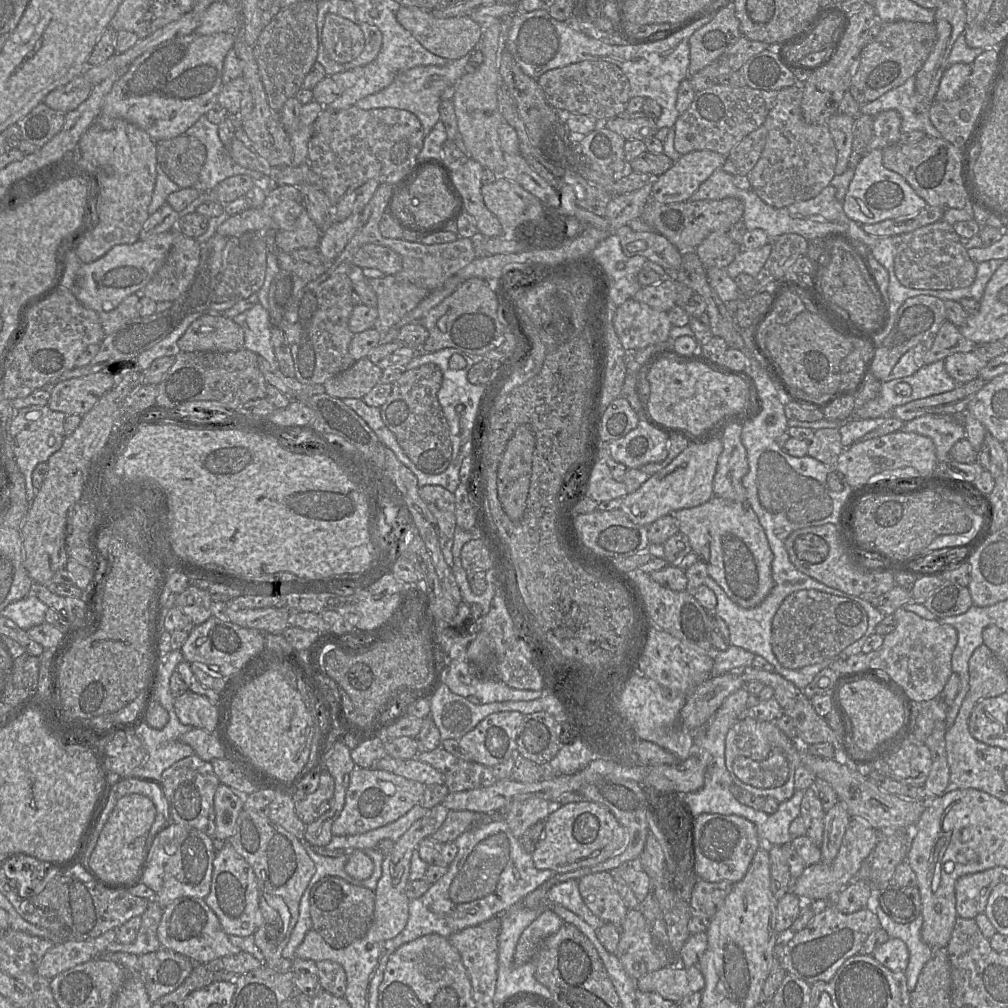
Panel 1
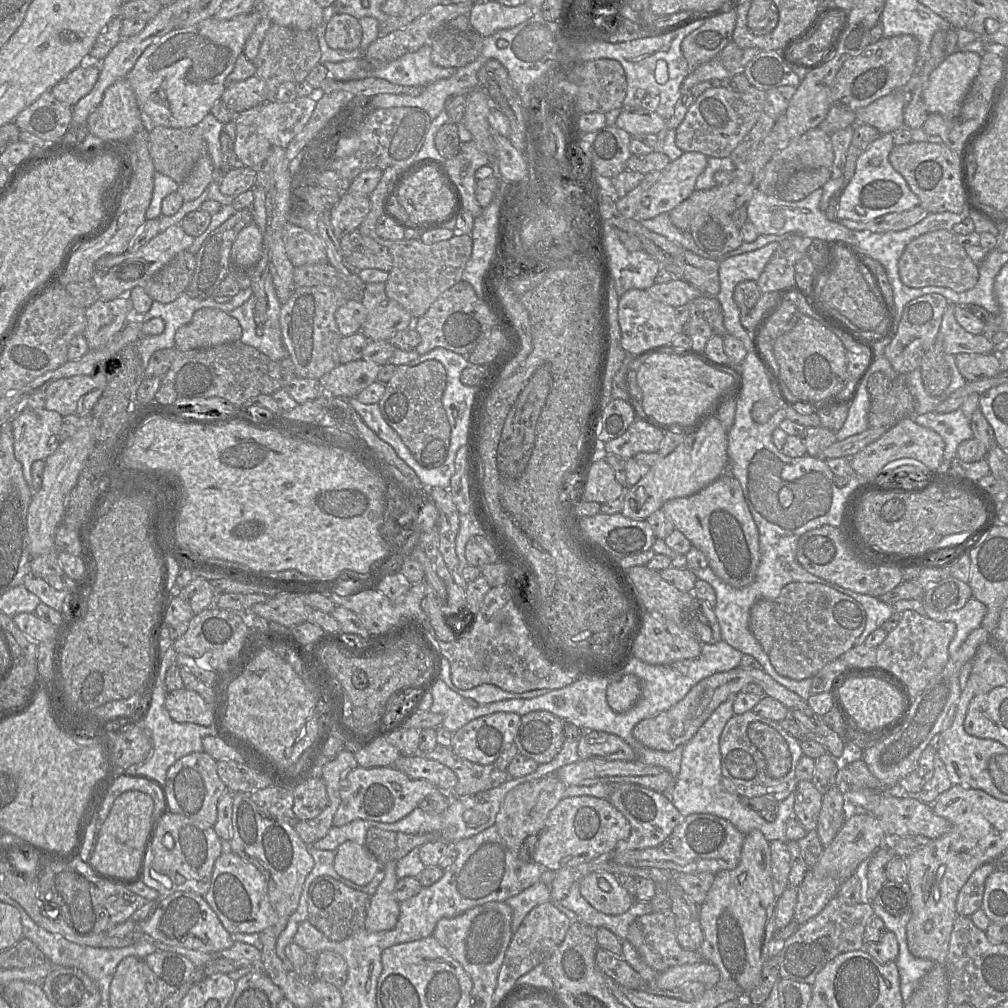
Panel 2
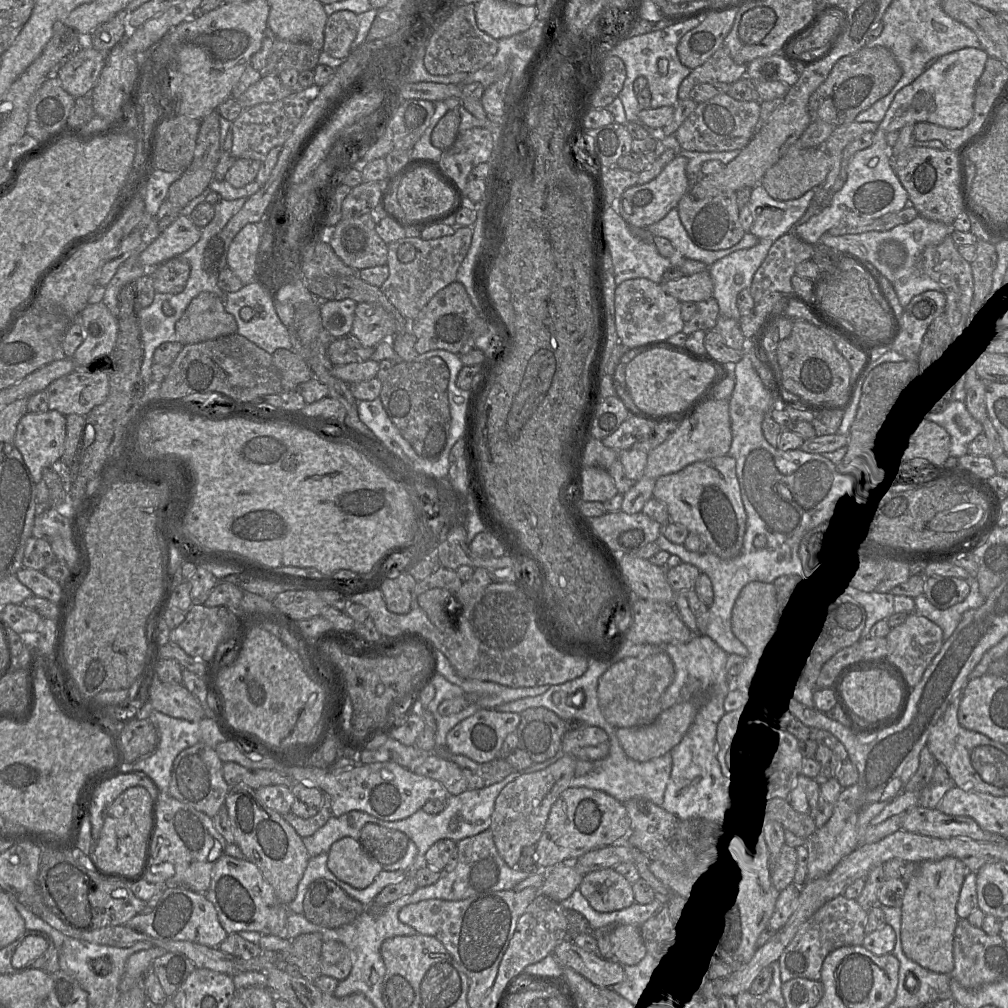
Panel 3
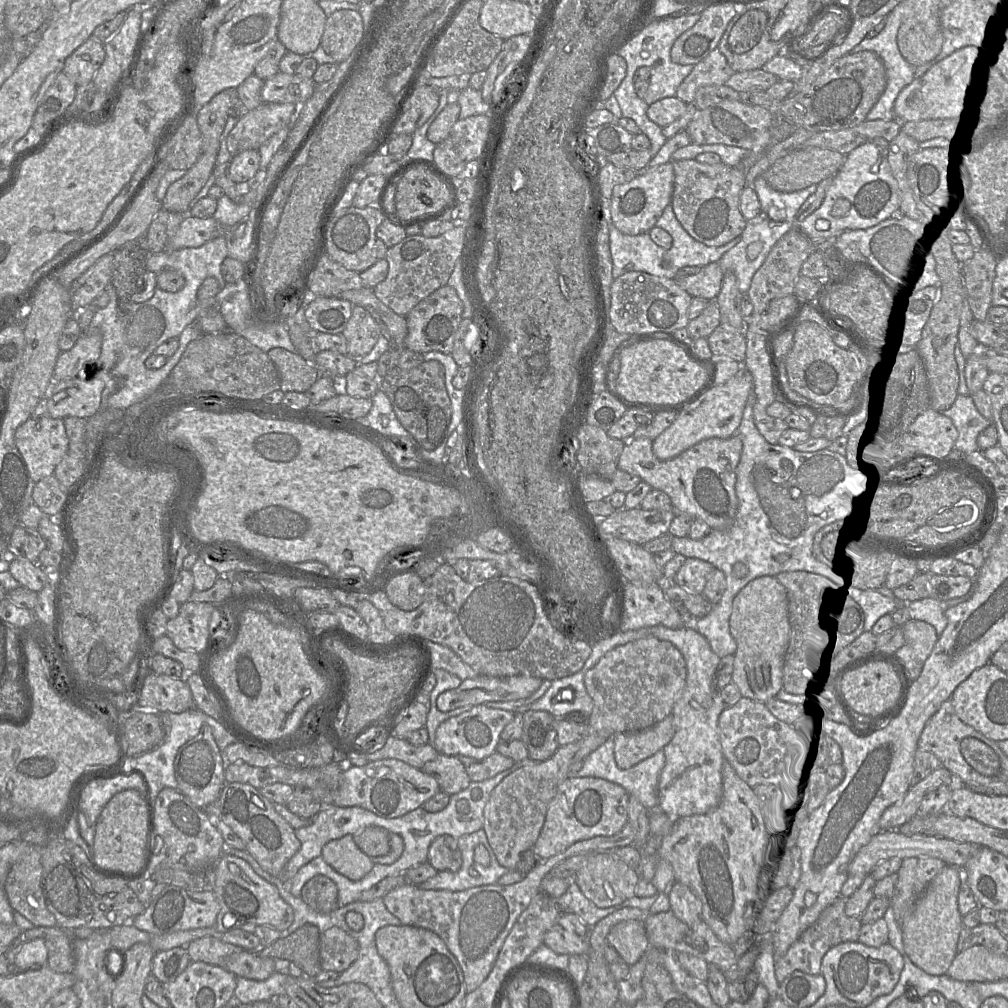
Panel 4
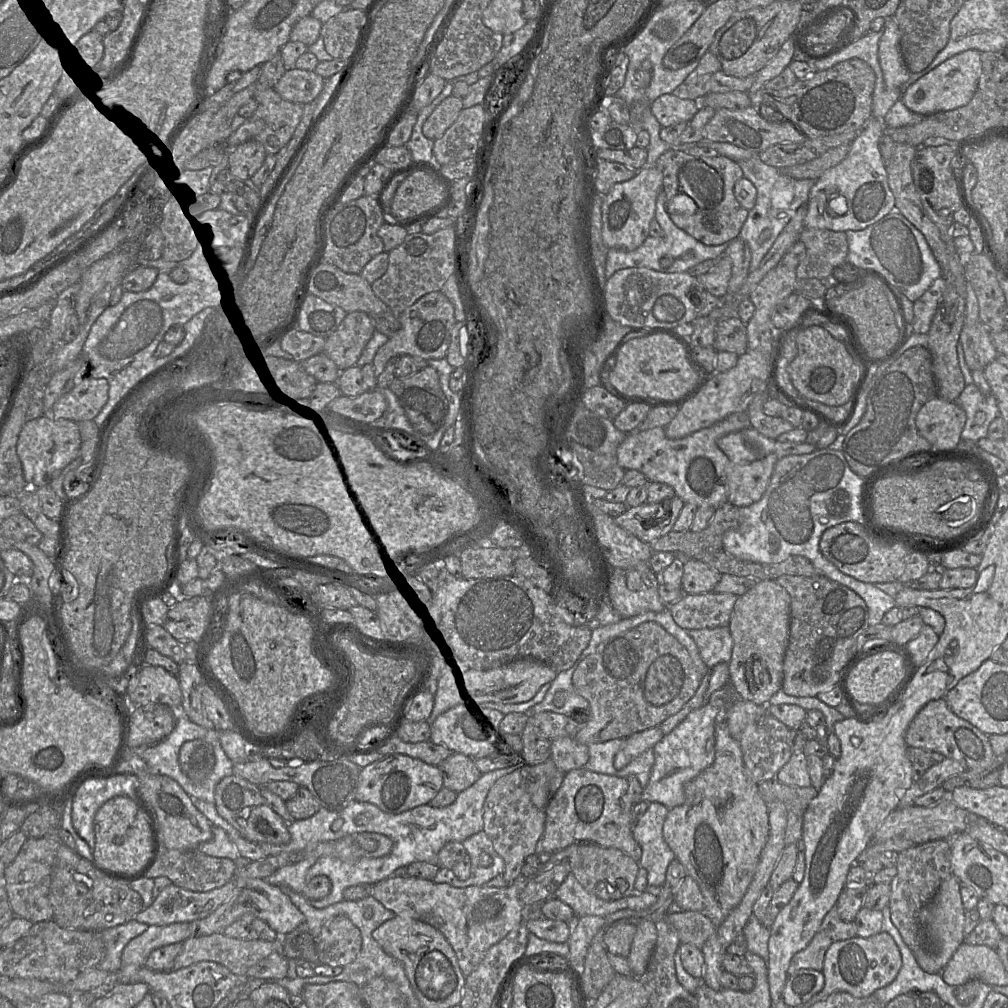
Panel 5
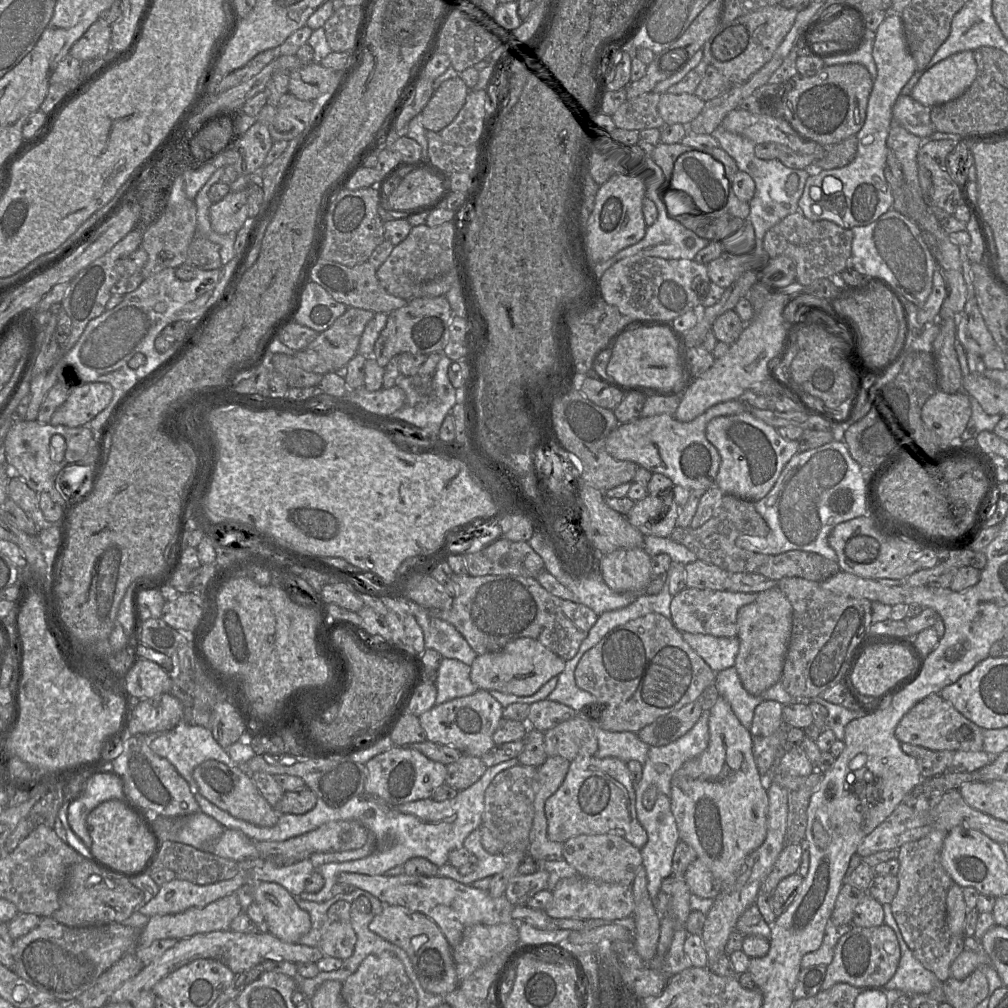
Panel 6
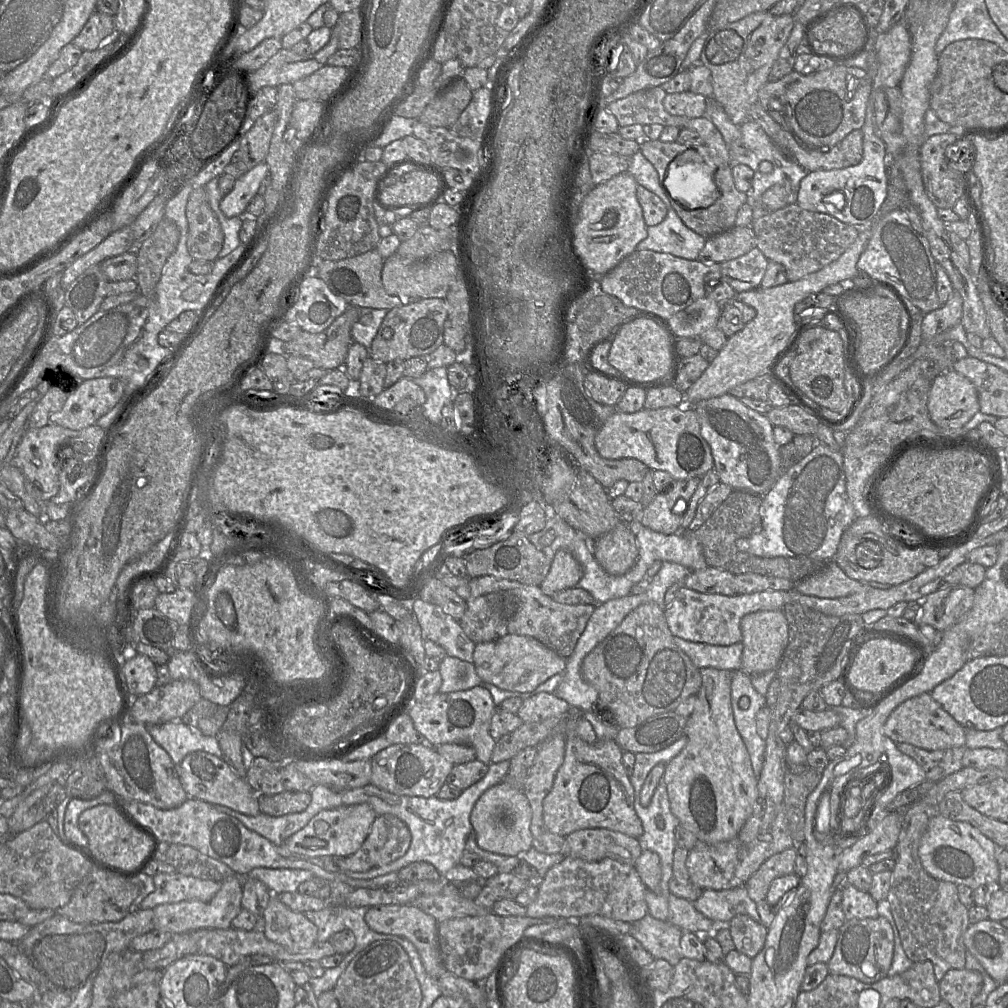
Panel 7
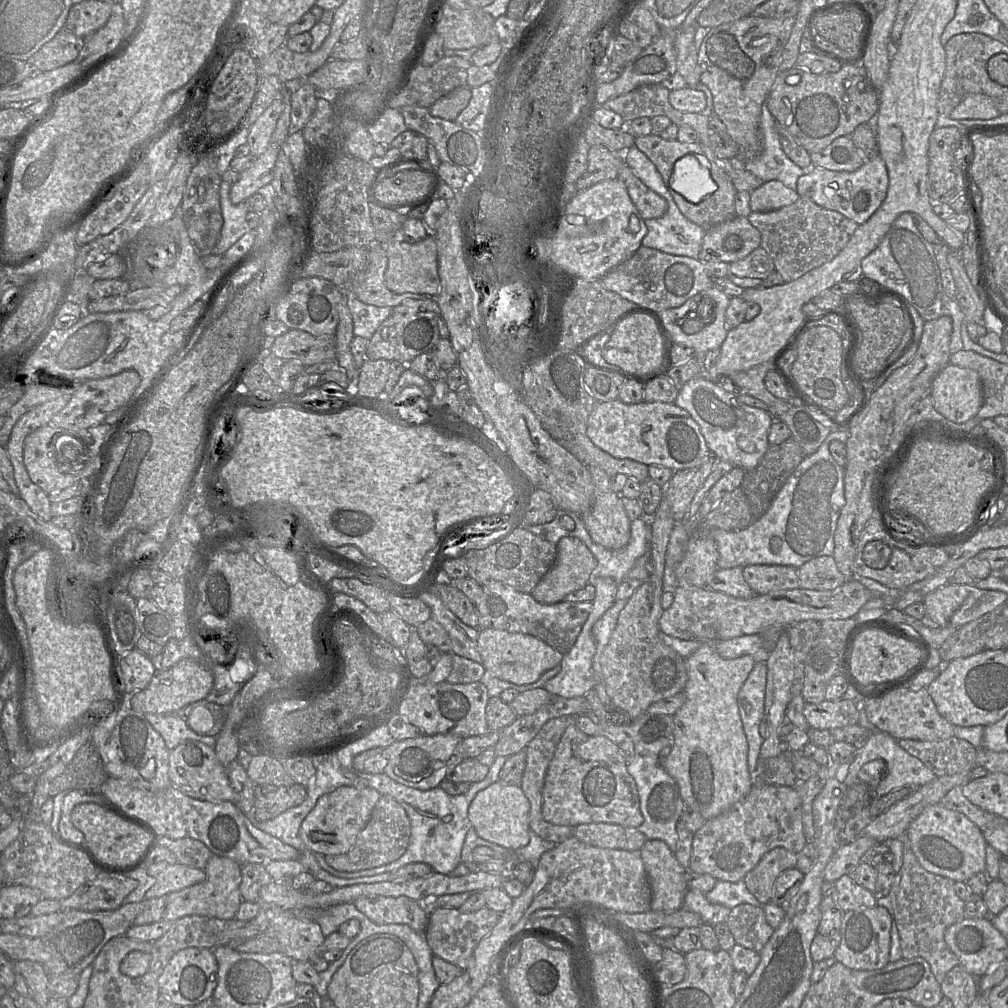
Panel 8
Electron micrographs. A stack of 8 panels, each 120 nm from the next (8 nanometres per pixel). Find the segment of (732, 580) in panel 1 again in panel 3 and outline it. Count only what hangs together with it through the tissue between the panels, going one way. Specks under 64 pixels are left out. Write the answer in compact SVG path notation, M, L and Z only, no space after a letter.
M729 454L694 462L676 473L659 477L653 497L666 504L671 522L697 534L710 552L723 559L741 554L747 515L736 475L736 460Z

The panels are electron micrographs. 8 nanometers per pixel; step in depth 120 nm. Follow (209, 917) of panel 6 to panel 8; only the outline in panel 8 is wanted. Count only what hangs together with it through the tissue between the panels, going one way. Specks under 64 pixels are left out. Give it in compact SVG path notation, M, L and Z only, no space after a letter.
M213 854L208 860L204 871L206 879L203 882L167 895L164 920L174 922L181 917L190 915L208 916L225 920L236 918L243 901L240 893L242 866L230 858Z

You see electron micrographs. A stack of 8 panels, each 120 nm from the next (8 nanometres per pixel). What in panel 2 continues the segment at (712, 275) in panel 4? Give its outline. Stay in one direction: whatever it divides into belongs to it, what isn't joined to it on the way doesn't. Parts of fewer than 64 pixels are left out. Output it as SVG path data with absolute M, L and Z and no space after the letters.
M674 279L668 283L654 283L647 293L662 303L674 308L690 303L703 295L700 290L683 279Z

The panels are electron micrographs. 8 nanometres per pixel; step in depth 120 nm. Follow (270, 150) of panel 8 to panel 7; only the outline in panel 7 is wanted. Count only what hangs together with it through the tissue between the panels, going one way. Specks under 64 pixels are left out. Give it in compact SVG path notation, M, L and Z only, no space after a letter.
M264 161L236 179L233 189L220 202L222 213L227 218L242 216L252 198L259 193L261 187L263 189L268 176L269 167Z

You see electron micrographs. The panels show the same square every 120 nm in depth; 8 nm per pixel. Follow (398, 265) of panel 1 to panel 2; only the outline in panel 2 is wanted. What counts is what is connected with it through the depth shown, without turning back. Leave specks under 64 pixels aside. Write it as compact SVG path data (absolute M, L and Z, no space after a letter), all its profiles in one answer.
M358 229L339 239L346 261L359 270L371 268L389 272L392 269L392 257L388 249L370 237L362 235Z

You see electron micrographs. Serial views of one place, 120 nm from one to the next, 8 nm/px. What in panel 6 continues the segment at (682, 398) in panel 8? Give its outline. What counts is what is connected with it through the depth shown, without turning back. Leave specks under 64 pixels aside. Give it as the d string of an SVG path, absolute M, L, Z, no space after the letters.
M750 410L713 418L706 425L705 433L721 458L715 485L724 494L749 501L757 501L766 496L787 462L800 451L797 440L785 440L777 429L753 416Z

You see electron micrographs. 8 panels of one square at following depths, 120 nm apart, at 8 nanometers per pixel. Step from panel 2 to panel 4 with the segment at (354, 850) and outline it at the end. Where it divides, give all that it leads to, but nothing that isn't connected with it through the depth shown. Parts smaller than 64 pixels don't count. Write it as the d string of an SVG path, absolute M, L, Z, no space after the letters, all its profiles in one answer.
M351 834L329 841L322 848L321 856L336 872L352 881L362 879L374 866L372 859L355 844Z

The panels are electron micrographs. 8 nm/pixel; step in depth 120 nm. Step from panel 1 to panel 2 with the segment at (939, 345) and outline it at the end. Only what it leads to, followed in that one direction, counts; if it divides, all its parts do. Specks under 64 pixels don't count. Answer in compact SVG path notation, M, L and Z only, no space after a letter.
M949 304L944 311L938 339L943 343L946 354L993 353L993 344L989 338L983 334L971 334L963 329L954 316L955 304Z

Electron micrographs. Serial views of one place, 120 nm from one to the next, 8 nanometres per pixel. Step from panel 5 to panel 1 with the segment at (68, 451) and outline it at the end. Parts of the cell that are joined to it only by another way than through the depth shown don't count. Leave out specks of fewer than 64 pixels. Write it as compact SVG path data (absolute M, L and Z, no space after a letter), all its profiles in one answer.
M33 405L17 411L10 425L12 449L16 462L25 479L26 494L30 503L34 500L37 490L32 483L32 473L41 462L47 462L49 457L57 452L65 439L64 421L66 414L51 410L48 405Z

